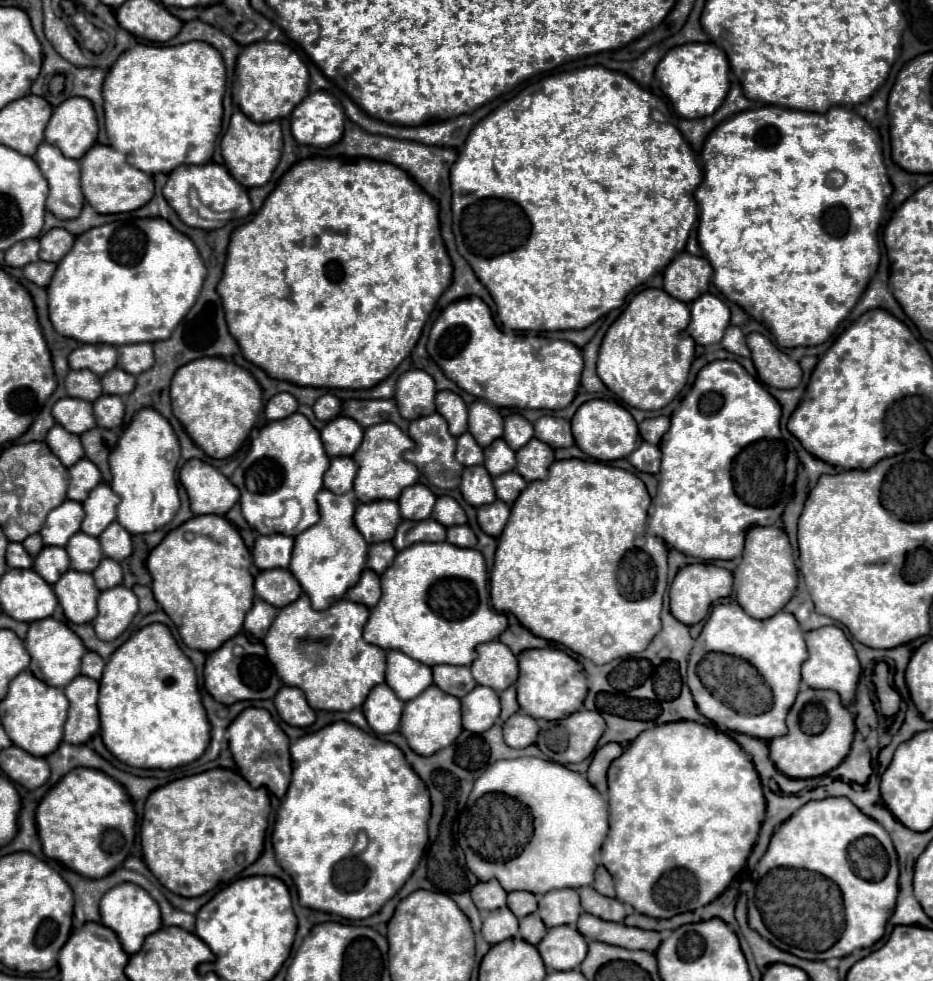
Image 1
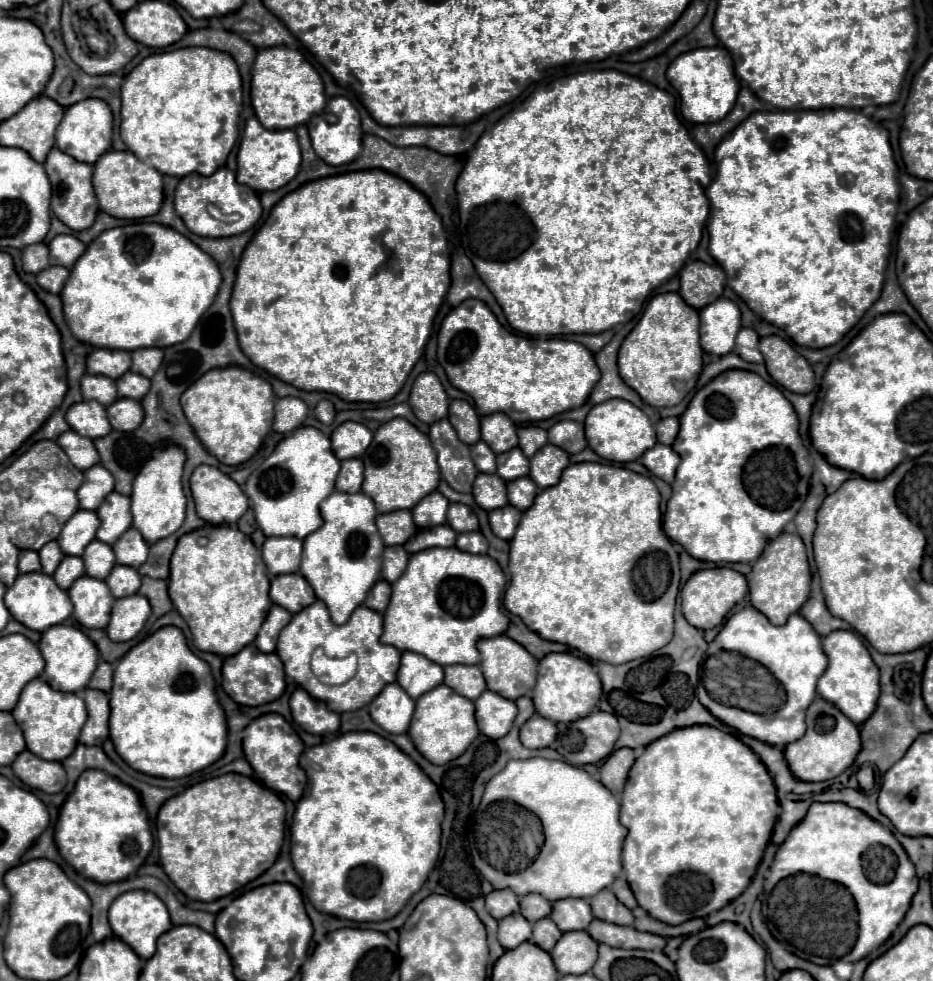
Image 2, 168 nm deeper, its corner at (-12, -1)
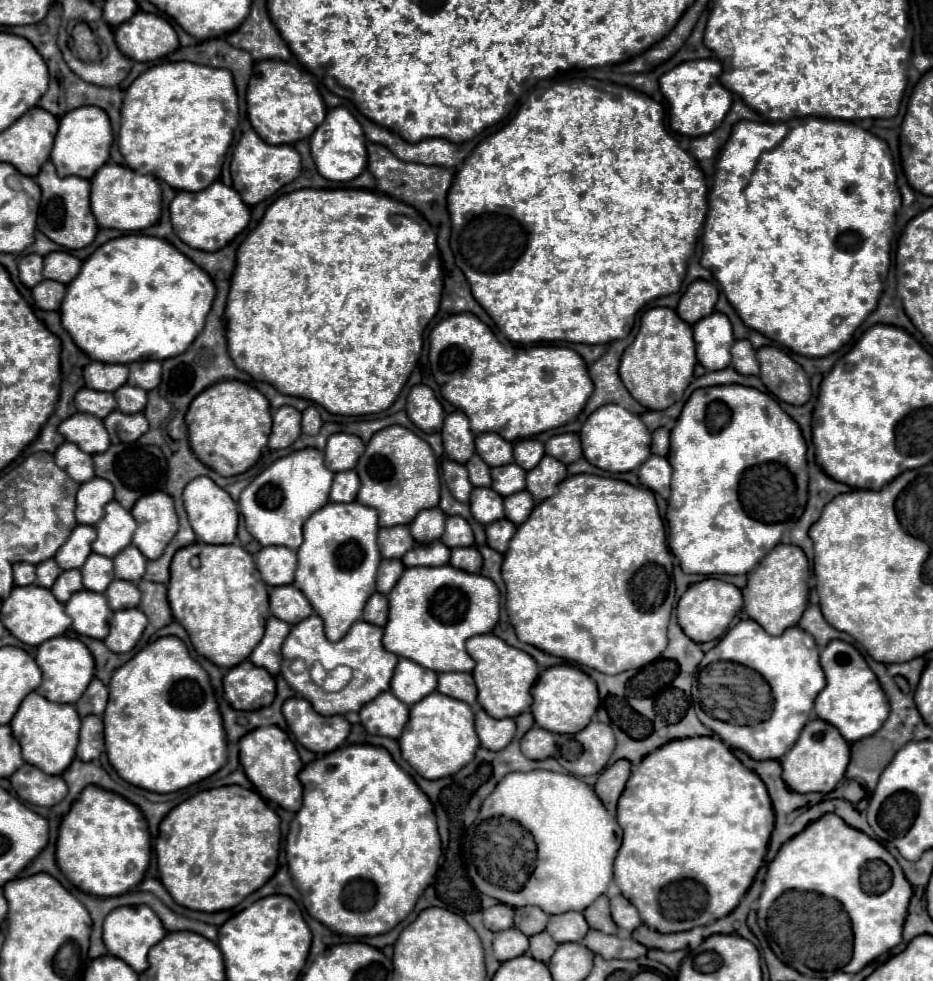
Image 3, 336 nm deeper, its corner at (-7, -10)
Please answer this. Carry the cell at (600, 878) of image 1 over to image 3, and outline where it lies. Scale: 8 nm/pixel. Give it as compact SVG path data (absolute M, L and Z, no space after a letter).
M617 895L611 899L611 915L617 927L627 933L633 933L641 925L637 909L623 895Z

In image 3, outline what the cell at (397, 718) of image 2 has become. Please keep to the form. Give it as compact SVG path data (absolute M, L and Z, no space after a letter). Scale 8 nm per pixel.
M383 691L379 697L363 705L359 719L369 733L397 739L407 723L407 713L407 705L403 705L391 691Z

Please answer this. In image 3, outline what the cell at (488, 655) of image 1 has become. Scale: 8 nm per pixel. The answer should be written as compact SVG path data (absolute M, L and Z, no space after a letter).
M485 633L485 635L475 635L469 637L465 641L467 653L473 657L475 661L475 669L473 669L473 679L477 685L477 703L495 719L503 719L503 717L517 717L523 711L527 711L531 707L531 687L539 675L539 665L537 661L527 655L521 649L515 649L511 645L507 645L501 637L493 635L493 633Z

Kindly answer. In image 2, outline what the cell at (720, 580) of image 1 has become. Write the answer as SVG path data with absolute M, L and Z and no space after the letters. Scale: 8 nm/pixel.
M706 568L690 576L682 588L682 614L698 630L708 630L724 622L728 610L748 594L746 578L732 568Z

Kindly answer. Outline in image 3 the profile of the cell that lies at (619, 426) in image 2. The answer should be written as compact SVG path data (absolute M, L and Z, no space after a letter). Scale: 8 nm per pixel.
M609 403L599 407L581 427L581 445L585 459L609 473L627 473L637 469L651 455L651 433L639 415L623 409L621 405Z

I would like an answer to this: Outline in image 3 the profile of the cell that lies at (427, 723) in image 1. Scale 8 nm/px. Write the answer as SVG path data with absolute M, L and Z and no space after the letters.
M439 691L423 697L415 703L409 713L409 723L399 737L399 747L403 759L425 779L437 781L439 777L455 775L469 761L473 761L479 747L479 737L475 733L475 711L465 701L447 697Z

